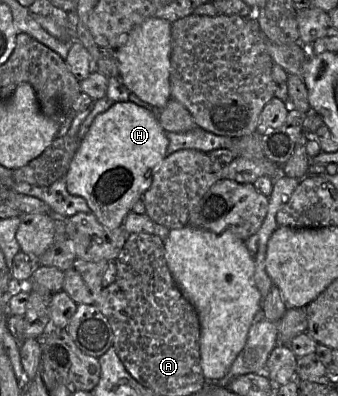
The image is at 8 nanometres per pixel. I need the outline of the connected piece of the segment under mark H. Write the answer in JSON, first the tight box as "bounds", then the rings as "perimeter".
{"bounds":[65,102,168,228],"perimeter":[[[115,102],[94,119],[81,140],[65,175],[66,189],[70,194],[82,197],[91,213],[104,227],[119,228],[133,205],[141,200],[143,194],[150,188],[157,168],[167,156],[168,144],[167,131],[154,113],[132,102]]]}

